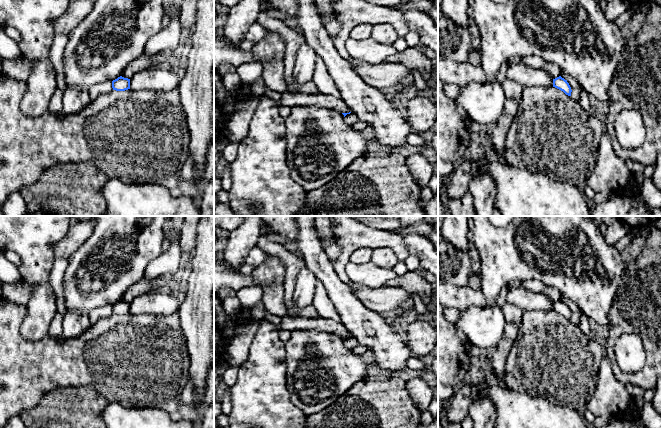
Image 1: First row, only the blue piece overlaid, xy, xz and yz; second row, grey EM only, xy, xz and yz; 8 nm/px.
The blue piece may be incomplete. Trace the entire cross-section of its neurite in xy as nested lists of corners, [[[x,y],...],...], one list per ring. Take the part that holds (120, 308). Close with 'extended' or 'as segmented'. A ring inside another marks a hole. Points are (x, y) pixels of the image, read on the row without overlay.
[[[122,300],[112,305],[112,312],[116,315],[125,315],[130,313],[130,303]]] | as segmented

